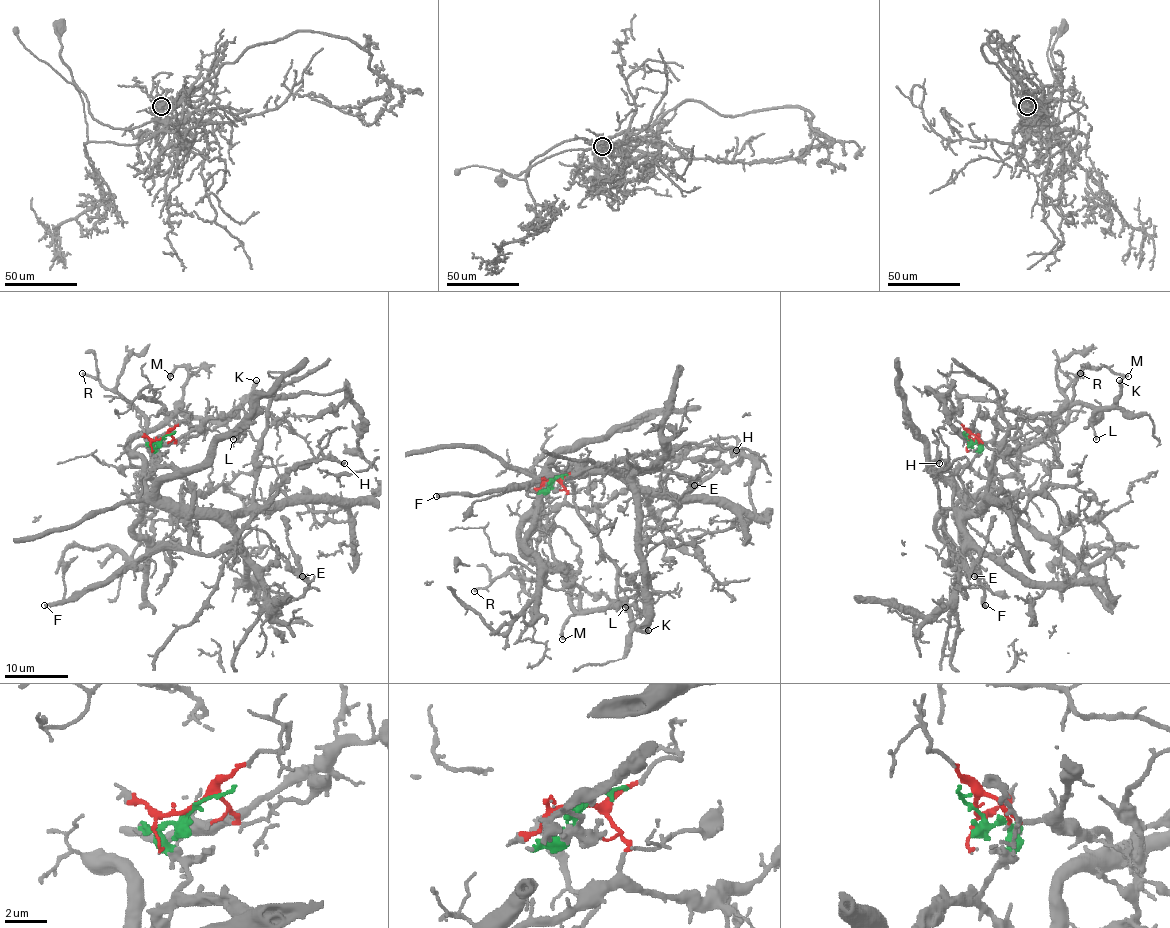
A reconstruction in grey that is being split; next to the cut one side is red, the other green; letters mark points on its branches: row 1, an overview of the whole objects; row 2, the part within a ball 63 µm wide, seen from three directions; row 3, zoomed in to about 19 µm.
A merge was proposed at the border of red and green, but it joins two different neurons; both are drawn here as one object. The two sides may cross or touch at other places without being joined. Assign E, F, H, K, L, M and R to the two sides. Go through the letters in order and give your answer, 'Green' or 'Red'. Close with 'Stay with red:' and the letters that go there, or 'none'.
E: Green
F: Green
H: Green
K: Red
L: Red
M: Red
R: Red
Stay with red: K, L, M, R

